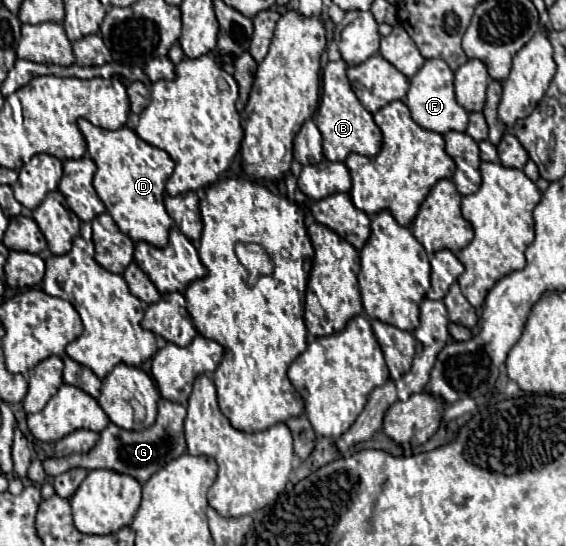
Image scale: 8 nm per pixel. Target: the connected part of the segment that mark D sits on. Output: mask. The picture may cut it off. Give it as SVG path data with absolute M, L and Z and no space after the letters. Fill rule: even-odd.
M80 118L78 126L86 138L88 154L96 164L94 188L106 206L106 212L114 218L118 228L130 236L134 242L146 242L156 248L166 248L168 232L172 228L172 218L164 208L164 186L174 170L170 156L144 142L134 130L104 130L88 120Z

